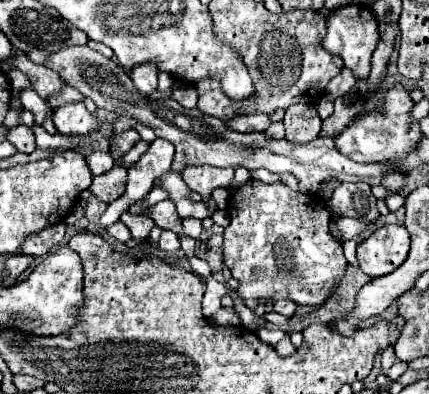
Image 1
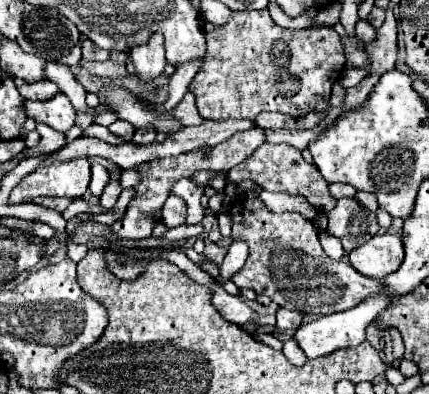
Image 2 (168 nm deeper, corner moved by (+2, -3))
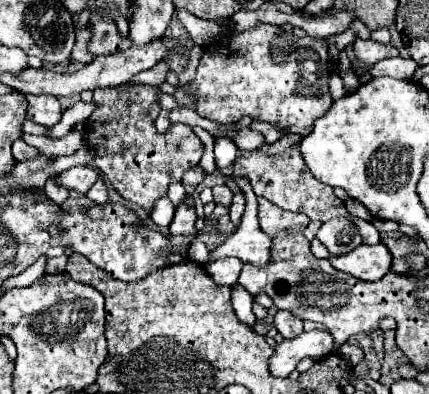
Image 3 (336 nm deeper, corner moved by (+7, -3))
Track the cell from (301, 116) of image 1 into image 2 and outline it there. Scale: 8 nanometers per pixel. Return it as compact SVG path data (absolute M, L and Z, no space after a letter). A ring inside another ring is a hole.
M284 142L282 144L262 144L250 158L246 158L244 162L240 162L232 170L228 170L228 180L236 182L236 184L242 180L252 180L264 190L272 190L272 192L282 190L288 194L300 194L300 196L308 198L308 202L324 214L330 212L332 206L336 204L336 200L328 192L328 182L322 178L322 174L318 174L318 168L314 164L308 164L302 158L302 152L298 148L284 144Z

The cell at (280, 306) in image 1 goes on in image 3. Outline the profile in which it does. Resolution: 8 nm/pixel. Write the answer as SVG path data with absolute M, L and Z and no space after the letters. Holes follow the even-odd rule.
M279 310L277 316L275 316L275 328L285 340L295 338L295 336L299 336L303 332L303 320L295 318L293 314L289 314L285 310Z

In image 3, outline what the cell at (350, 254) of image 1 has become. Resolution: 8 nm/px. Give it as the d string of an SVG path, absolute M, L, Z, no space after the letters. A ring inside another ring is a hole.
M343 216L325 222L317 232L317 240L329 250L331 256L347 254L361 244L361 236L355 224Z

